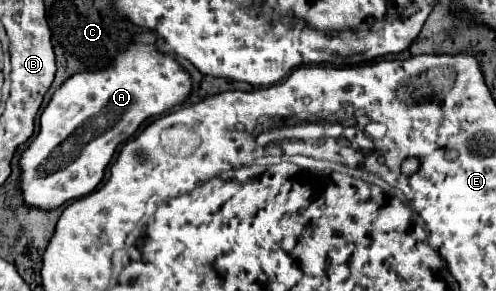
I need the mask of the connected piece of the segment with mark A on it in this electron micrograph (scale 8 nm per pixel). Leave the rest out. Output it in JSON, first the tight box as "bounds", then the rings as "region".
{"bounds":[20,32,192,210],"region":[[[142,32],[132,38],[130,46],[118,50],[110,64],[94,72],[78,72],[64,80],[64,84],[52,94],[48,106],[40,116],[40,130],[32,144],[20,156],[20,190],[24,204],[38,210],[54,210],[70,200],[78,200],[82,194],[96,190],[104,178],[104,170],[112,160],[116,148],[136,134],[142,122],[158,117],[162,112],[180,106],[192,92],[190,74],[170,56],[156,48],[156,36],[152,32]]]}

